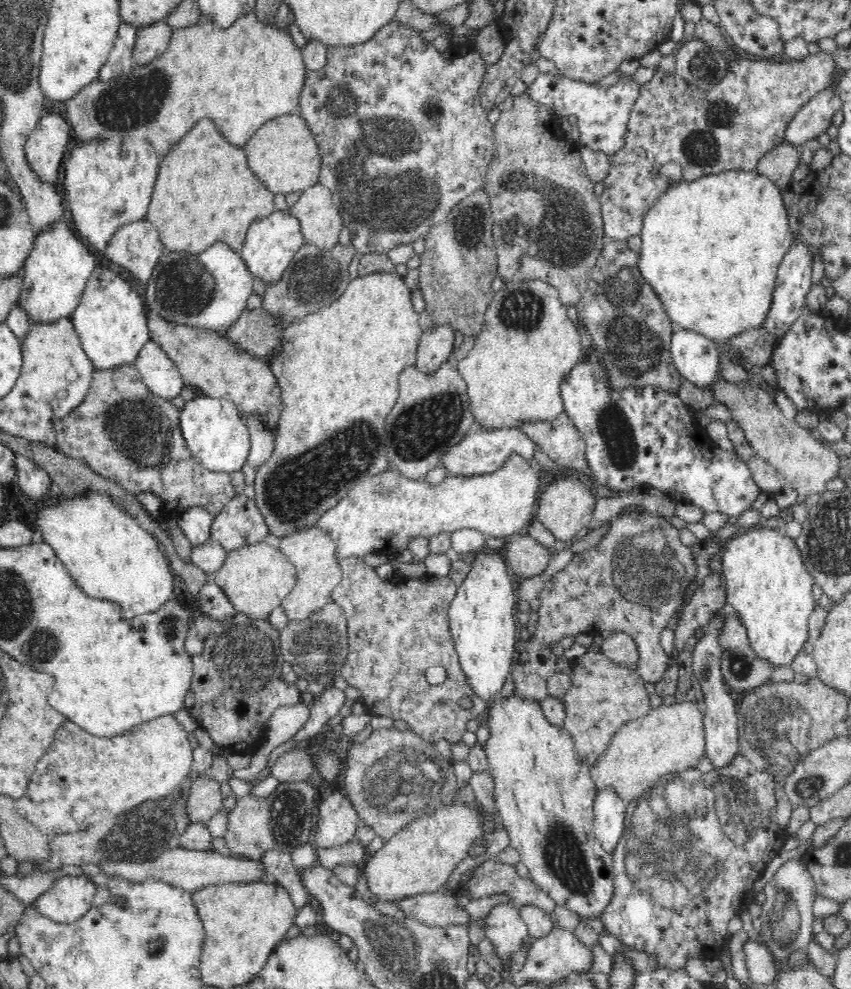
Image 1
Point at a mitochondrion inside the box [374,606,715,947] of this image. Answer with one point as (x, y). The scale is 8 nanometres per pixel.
(564, 857)

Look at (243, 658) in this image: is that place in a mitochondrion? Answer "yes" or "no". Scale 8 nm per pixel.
yes

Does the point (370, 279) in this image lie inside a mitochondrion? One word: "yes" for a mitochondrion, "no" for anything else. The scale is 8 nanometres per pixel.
no

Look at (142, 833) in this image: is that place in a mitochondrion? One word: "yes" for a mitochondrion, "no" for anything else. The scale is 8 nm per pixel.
yes

